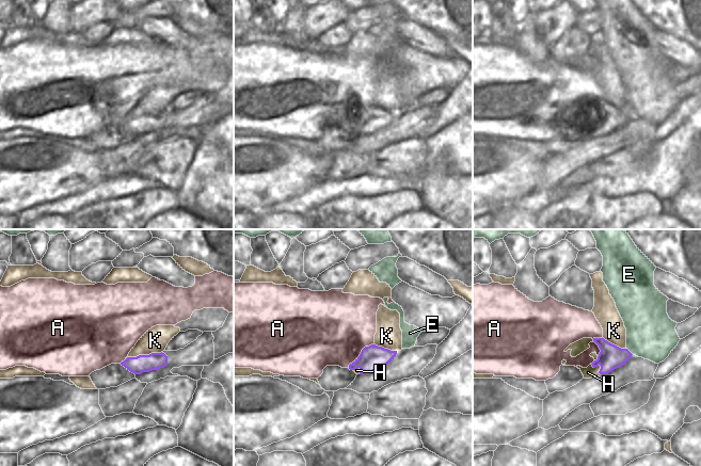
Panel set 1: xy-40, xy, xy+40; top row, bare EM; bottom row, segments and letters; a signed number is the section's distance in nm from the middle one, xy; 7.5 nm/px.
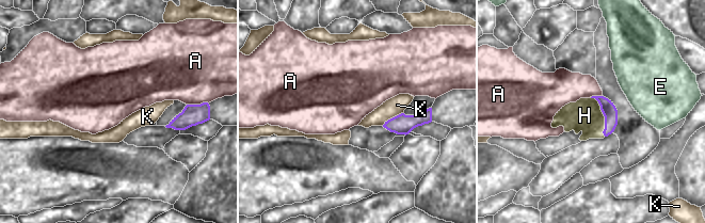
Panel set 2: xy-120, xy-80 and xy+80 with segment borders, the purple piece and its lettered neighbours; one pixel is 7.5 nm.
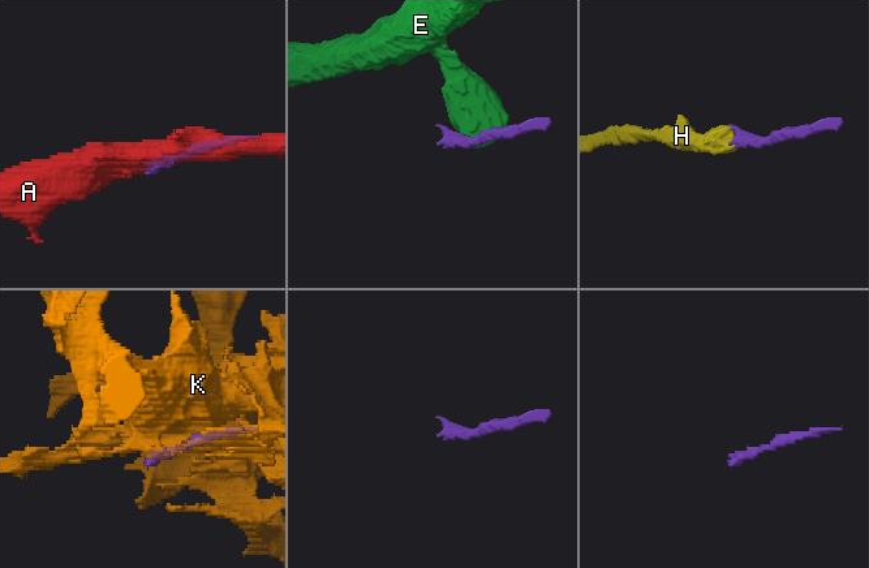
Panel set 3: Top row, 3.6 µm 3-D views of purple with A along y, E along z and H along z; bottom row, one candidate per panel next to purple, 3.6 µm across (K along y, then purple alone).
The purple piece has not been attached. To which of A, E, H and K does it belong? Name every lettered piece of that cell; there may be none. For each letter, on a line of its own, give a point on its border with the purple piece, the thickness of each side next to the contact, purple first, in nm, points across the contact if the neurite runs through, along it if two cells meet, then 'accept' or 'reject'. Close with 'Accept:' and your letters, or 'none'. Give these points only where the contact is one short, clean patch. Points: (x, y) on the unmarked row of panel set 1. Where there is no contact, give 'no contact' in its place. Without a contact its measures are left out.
A: contact xy (361, 114); calibres 190 and 480 nm; reject
E: contact xy+40 (628, 112); calibres 190 and 380 nm; border xy+40 (626, 109), (633, 115); reject
H: contact xy+40 (600, 126); calibres 190 and 90 nm; way xy+40 (610, 118), (600, 126), (588, 133); accept
K: contact xy-40 (143, 116); calibres 130 and 180 nm; reject
Accept: H

